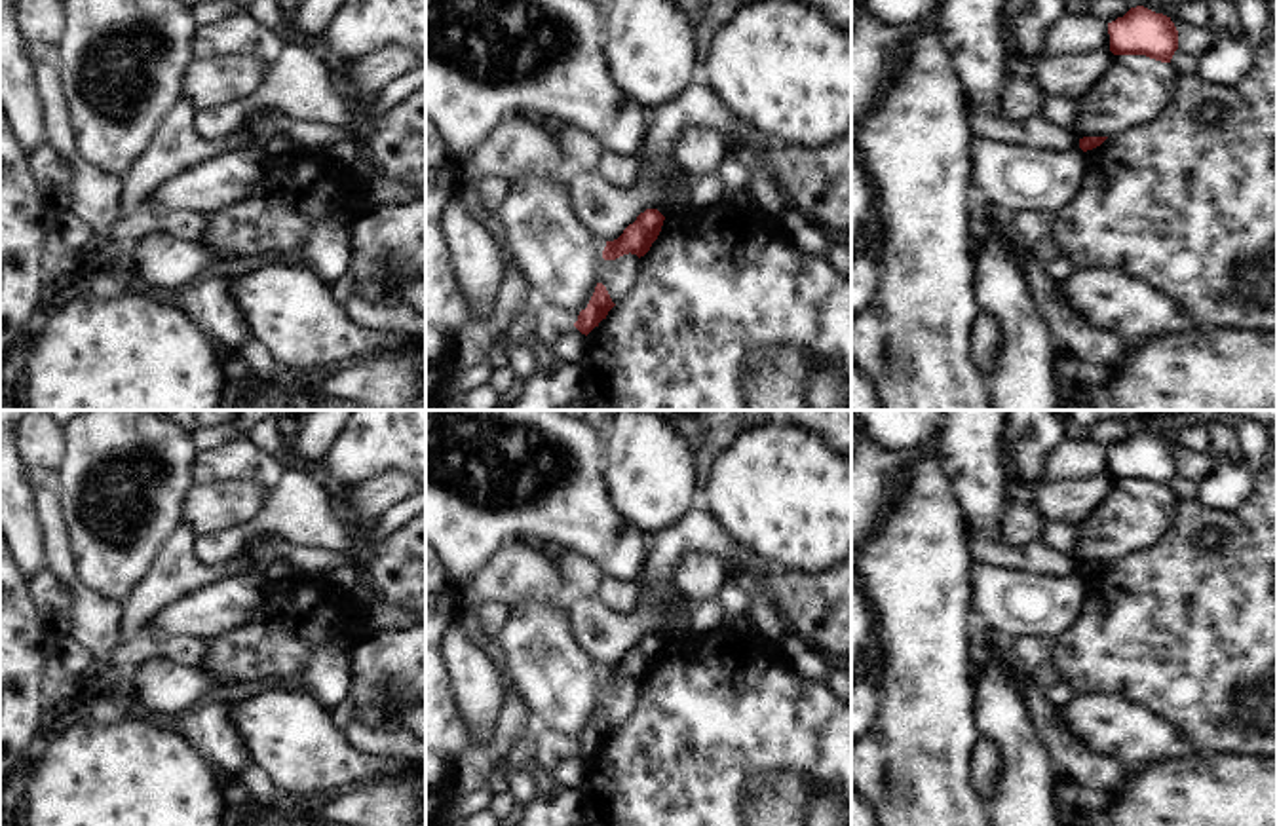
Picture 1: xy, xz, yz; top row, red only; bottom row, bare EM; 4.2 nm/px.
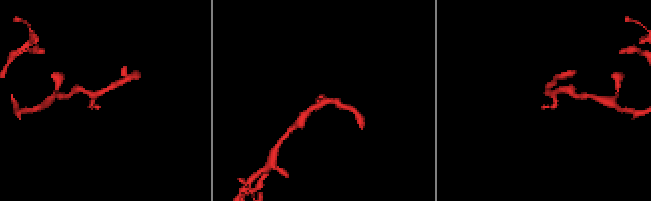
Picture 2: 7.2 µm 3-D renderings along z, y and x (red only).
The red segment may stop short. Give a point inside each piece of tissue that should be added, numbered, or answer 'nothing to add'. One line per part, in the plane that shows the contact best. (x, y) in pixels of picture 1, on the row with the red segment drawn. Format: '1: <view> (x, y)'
nothing to add

